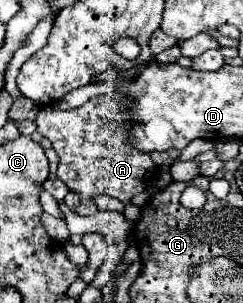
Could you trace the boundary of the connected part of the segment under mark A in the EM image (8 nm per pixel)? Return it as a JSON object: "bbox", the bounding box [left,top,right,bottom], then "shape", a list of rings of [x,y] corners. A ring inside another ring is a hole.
{"bbox":[36,94,156,216],"shape":[[[104,94],[88,100],[86,104],[74,110],[42,108],[36,116],[38,132],[52,142],[52,148],[60,156],[58,178],[70,190],[80,194],[80,206],[76,212],[82,216],[90,216],[98,212],[98,206],[92,202],[92,198],[101,194],[114,196],[122,204],[128,204],[134,194],[144,192],[144,188],[156,174],[156,164],[152,162],[150,154],[138,152],[130,148],[130,144],[126,144],[124,124],[130,122],[132,118],[124,116],[124,108],[126,108],[124,96]],[[110,122],[118,124],[116,132],[102,132],[102,128],[106,128]],[[98,158],[102,158],[102,164],[96,164]]]}

